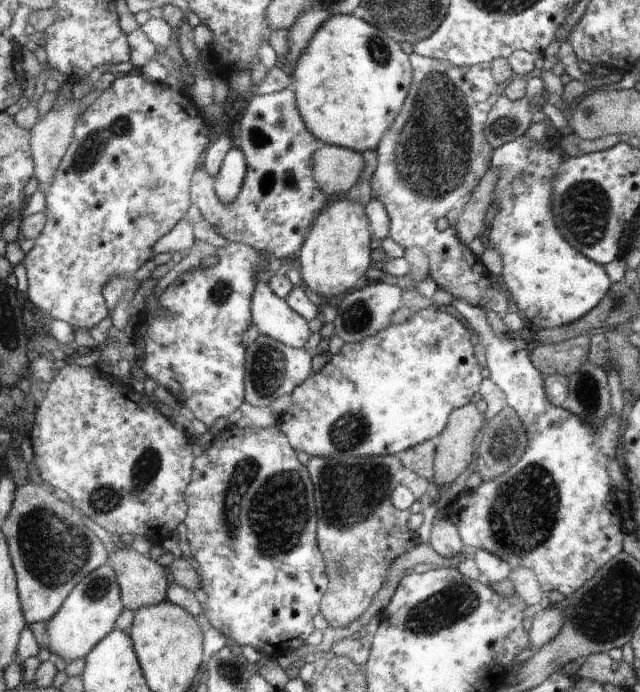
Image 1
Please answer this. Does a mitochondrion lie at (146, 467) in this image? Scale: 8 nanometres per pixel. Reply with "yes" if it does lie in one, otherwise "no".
yes

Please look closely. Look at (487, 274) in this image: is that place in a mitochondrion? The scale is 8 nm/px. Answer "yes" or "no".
no

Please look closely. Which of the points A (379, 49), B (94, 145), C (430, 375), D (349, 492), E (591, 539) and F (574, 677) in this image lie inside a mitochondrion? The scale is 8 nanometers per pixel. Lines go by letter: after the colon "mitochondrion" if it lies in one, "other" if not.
A: mitochondrion
B: mitochondrion
C: other
D: mitochondrion
E: other
F: other

